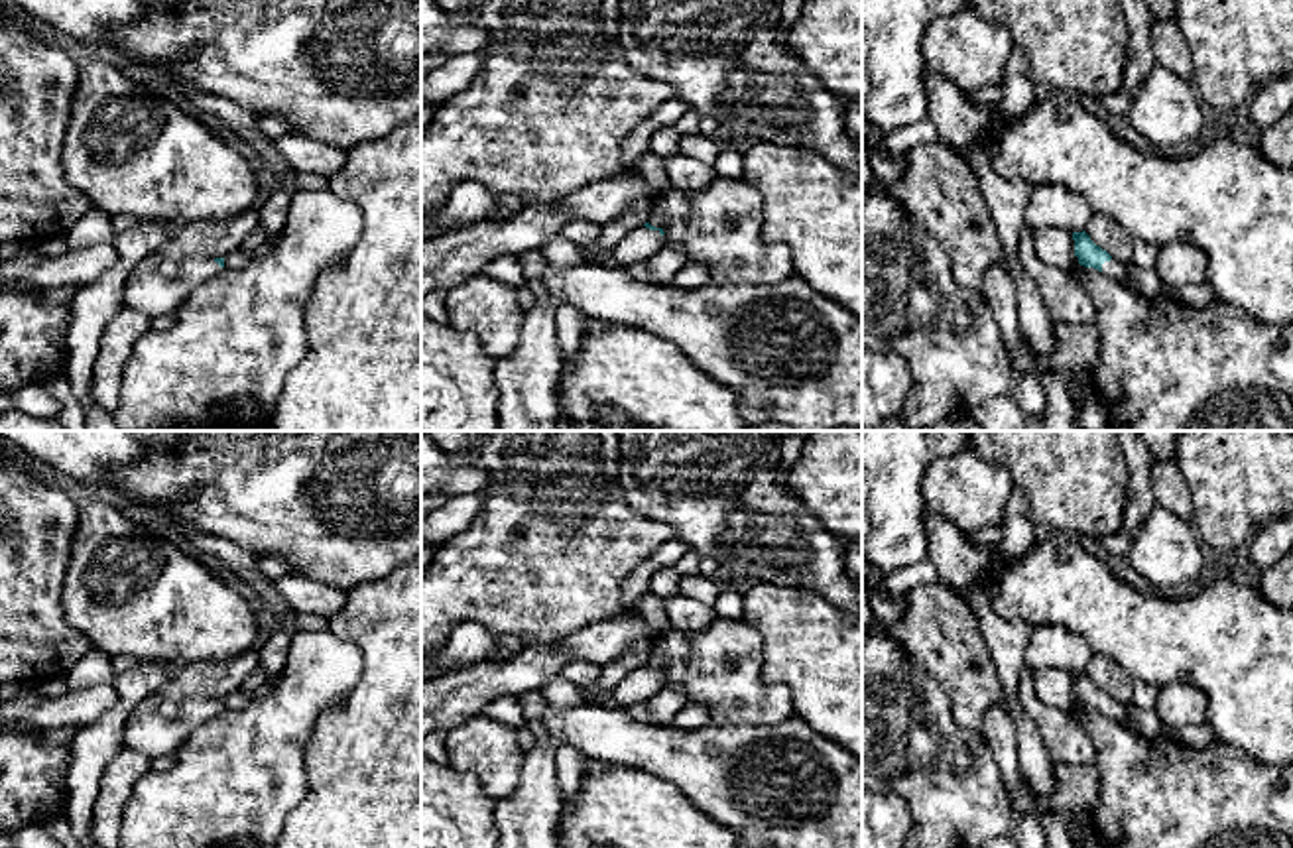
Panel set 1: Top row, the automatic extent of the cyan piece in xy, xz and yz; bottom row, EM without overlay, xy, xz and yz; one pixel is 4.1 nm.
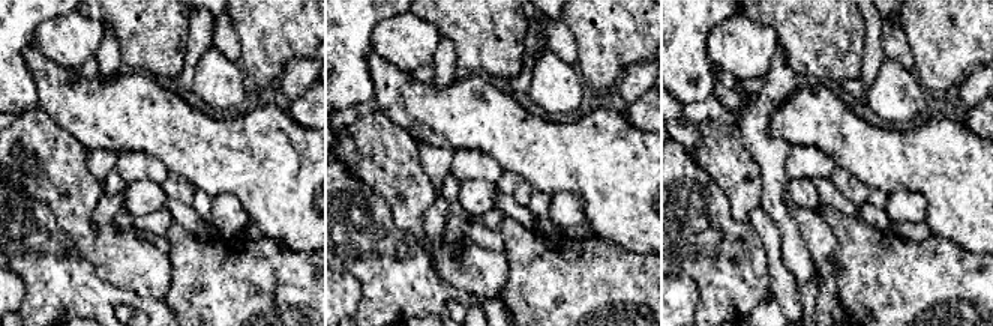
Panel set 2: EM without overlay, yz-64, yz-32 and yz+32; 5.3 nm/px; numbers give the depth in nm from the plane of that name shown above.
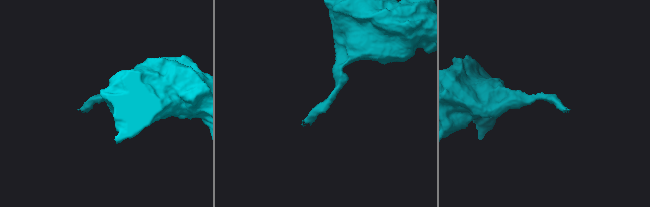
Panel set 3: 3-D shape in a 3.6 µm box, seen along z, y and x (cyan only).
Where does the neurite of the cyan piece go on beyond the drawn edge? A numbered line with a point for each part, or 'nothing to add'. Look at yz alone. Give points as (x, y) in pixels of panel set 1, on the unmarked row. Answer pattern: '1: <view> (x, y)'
1: yz (1112, 709)

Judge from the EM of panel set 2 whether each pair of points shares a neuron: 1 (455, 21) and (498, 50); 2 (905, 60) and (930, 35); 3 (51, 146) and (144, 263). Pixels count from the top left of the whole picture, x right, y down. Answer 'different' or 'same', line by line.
1: same
2: different
3: same

